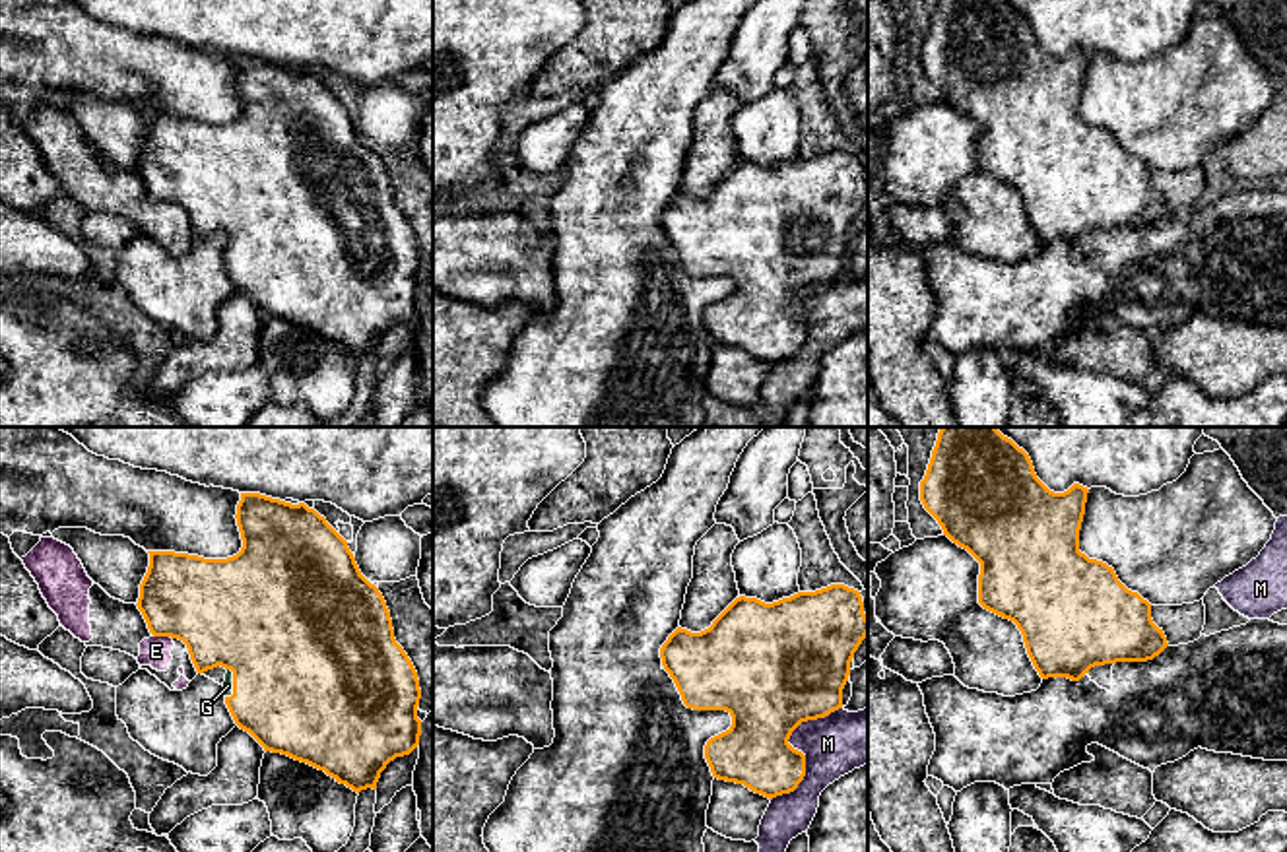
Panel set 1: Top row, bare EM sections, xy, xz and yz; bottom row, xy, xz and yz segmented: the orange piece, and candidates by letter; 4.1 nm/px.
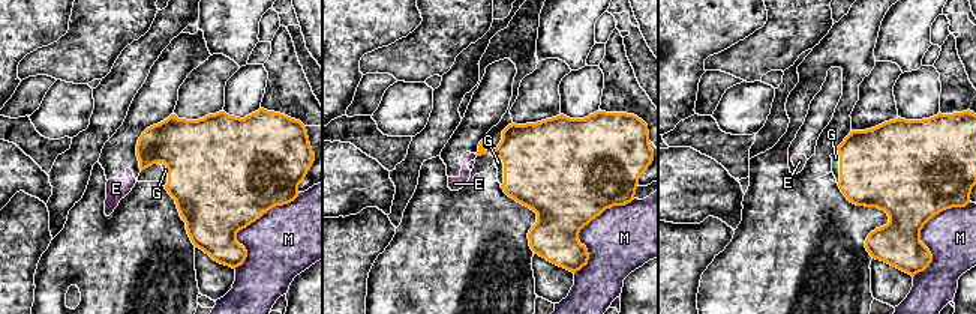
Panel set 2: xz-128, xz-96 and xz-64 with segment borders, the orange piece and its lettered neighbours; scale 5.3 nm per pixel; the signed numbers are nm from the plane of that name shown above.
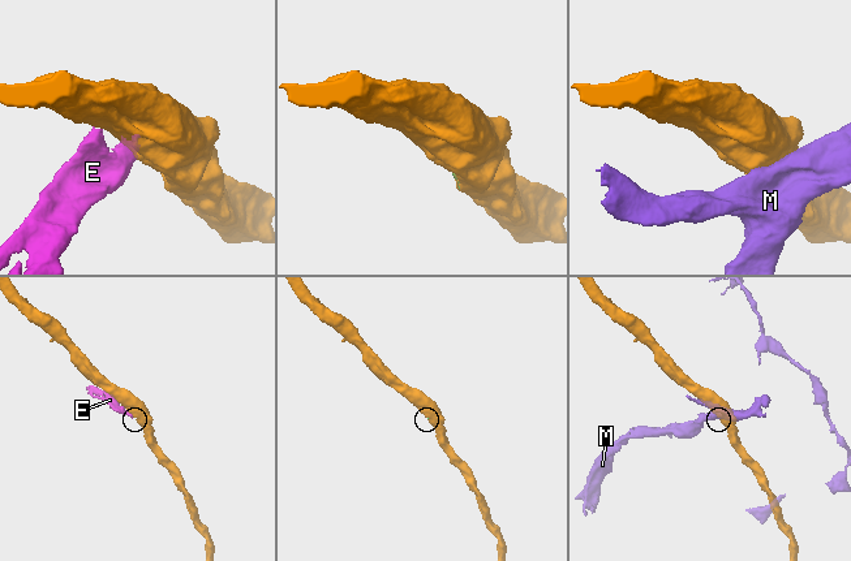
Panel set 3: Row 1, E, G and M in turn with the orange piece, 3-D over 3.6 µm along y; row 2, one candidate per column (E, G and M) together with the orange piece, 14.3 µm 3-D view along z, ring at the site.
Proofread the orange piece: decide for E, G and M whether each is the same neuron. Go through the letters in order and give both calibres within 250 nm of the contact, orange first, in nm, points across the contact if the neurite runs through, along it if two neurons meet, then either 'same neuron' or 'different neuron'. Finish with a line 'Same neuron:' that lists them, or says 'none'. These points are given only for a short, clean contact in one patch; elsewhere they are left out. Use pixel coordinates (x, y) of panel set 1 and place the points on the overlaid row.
E: calibres 400 and 130 nm; border xy (154, 635), (167, 635), (171, 639); different neuron
G: calibres 500 and 50 nm; same neuron
M: calibres 340 and 260 nm; different neuron
Same neuron: G

